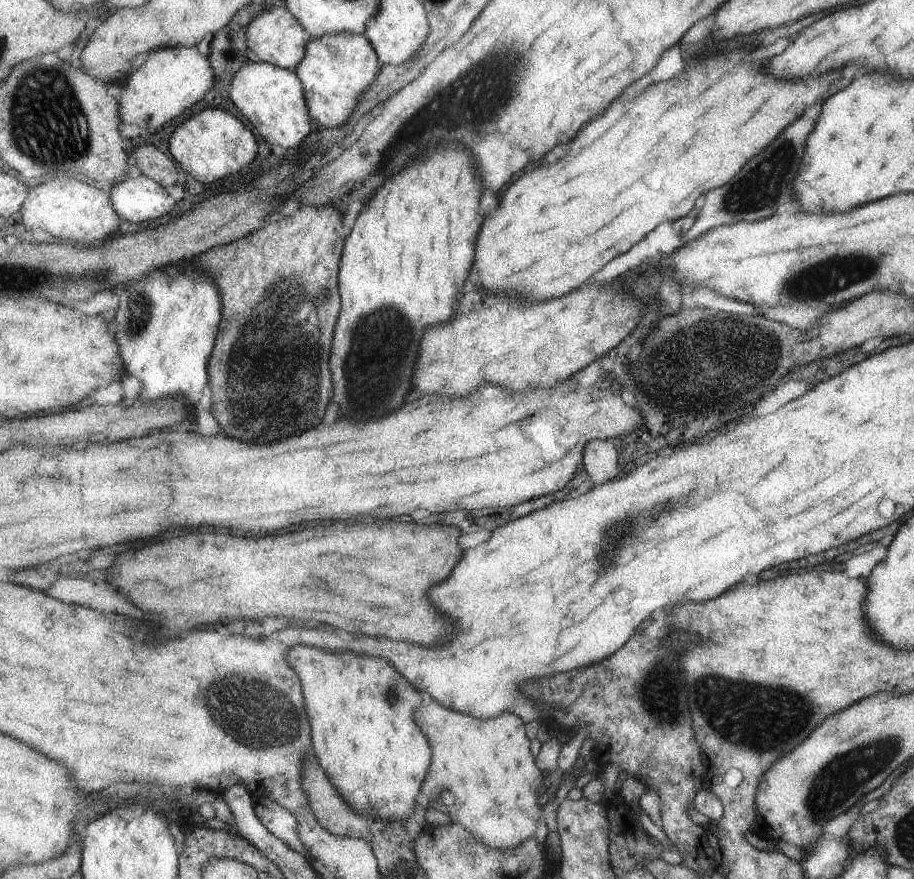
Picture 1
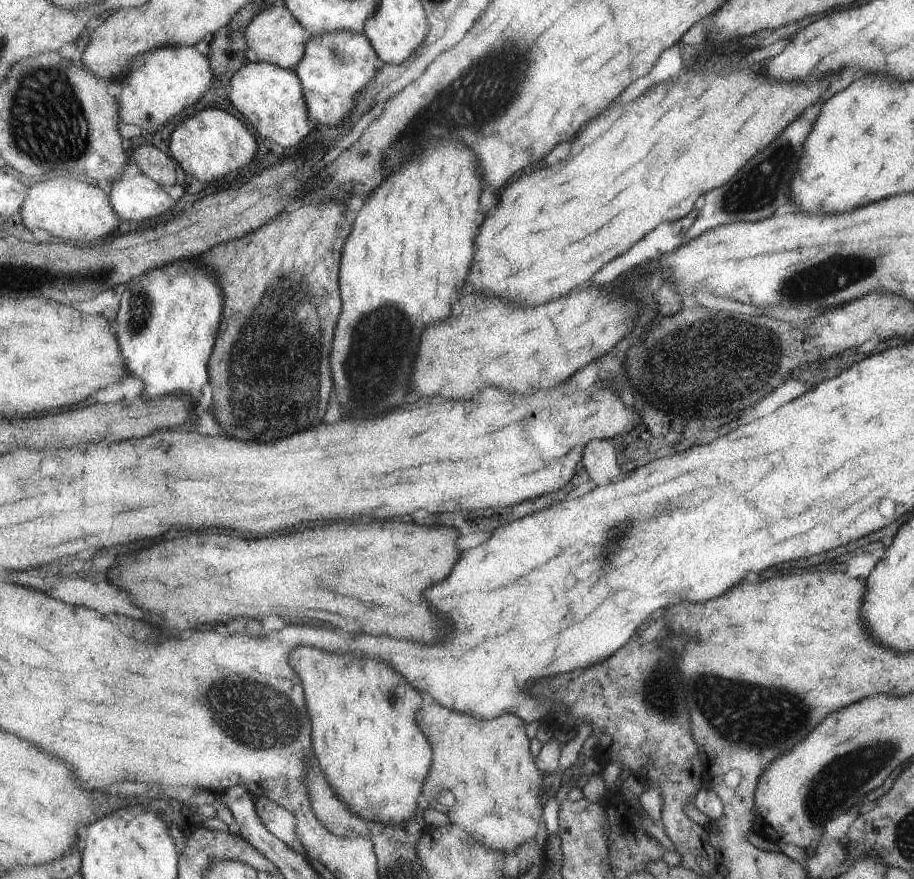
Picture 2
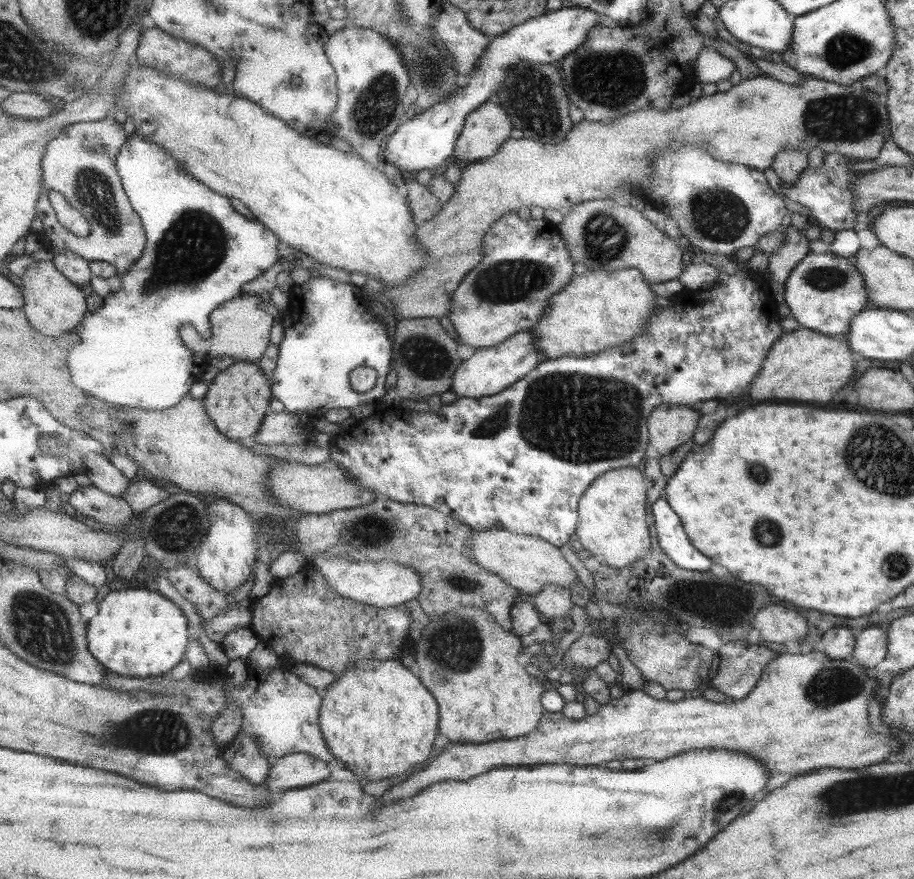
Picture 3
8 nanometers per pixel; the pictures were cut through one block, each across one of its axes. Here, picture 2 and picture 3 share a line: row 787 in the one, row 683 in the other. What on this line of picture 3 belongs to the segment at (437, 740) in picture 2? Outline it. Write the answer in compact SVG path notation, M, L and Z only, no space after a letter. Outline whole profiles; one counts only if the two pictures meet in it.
M459 606L453 612L447 612L443 618L429 622L423 630L421 642L415 646L417 658L411 666L413 672L419 672L419 678L435 694L441 706L441 734L449 738L451 744L471 746L501 742L511 738L523 738L539 728L547 708L543 706L543 694L547 692L545 680L531 672L527 666L521 666L515 656L523 650L521 638L515 632L509 632L499 620L483 608L477 606Z

